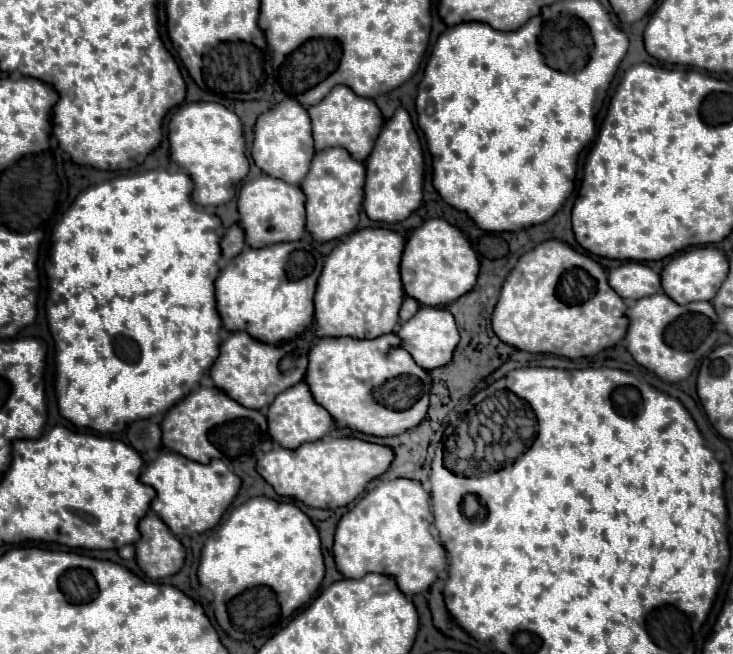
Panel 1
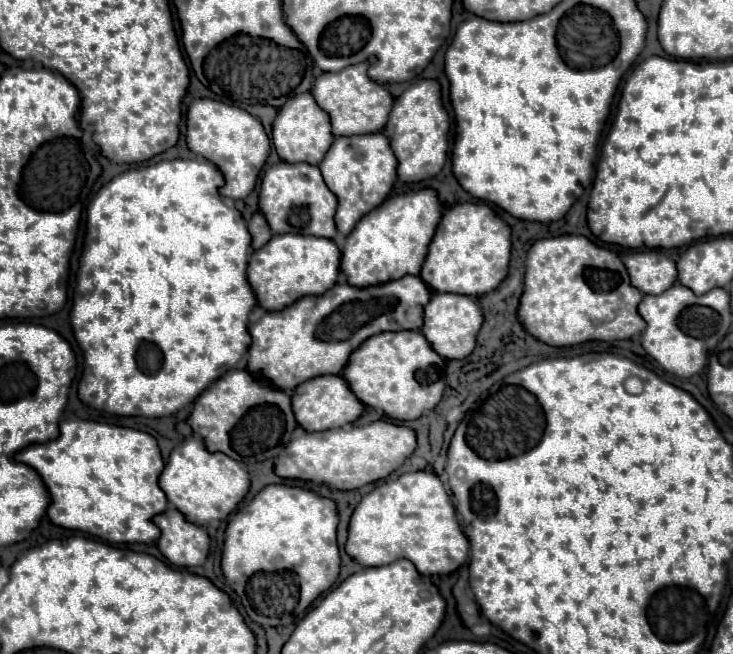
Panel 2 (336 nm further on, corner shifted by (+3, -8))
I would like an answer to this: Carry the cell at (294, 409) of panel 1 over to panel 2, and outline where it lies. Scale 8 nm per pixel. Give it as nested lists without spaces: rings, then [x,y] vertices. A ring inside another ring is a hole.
[[[319,375],[313,377],[293,389],[293,411],[297,417],[297,423],[305,431],[325,431],[325,429],[337,429],[347,423],[353,423],[365,409],[365,405],[355,397],[355,393],[349,389],[347,381],[341,375]]]

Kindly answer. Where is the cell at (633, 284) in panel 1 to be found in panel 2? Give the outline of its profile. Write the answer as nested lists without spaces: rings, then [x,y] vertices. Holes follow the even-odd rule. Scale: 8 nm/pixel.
[[[637,251],[623,259],[633,287],[645,295],[659,295],[677,281],[677,265],[663,251]]]

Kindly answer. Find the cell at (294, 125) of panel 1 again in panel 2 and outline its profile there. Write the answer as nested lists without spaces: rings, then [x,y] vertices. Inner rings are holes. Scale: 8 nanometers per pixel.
[[[307,91],[305,95],[297,95],[297,99],[289,99],[285,107],[279,109],[275,121],[273,121],[273,145],[279,153],[279,157],[287,163],[311,163],[317,165],[327,149],[333,143],[333,133],[331,133],[331,119],[329,115],[317,105],[313,95]]]

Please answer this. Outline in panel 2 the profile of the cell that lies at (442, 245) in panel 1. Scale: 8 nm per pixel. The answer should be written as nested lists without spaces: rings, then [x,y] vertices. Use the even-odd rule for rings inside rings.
[[[459,203],[445,211],[429,245],[421,279],[435,291],[479,297],[493,291],[509,271],[511,227],[487,203]]]

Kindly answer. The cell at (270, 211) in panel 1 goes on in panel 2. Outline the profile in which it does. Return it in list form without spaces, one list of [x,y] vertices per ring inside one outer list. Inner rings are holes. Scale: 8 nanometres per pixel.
[[[279,161],[277,165],[269,167],[261,181],[259,209],[265,215],[273,233],[301,233],[327,239],[337,235],[335,227],[337,197],[325,185],[321,169],[317,165]]]

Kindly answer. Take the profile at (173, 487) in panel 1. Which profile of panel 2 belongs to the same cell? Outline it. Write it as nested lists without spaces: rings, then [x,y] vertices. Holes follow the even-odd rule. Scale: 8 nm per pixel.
[[[195,435],[171,451],[158,483],[169,503],[173,503],[189,521],[203,525],[207,521],[225,519],[243,501],[249,491],[249,473],[225,453],[209,453],[205,441]]]

